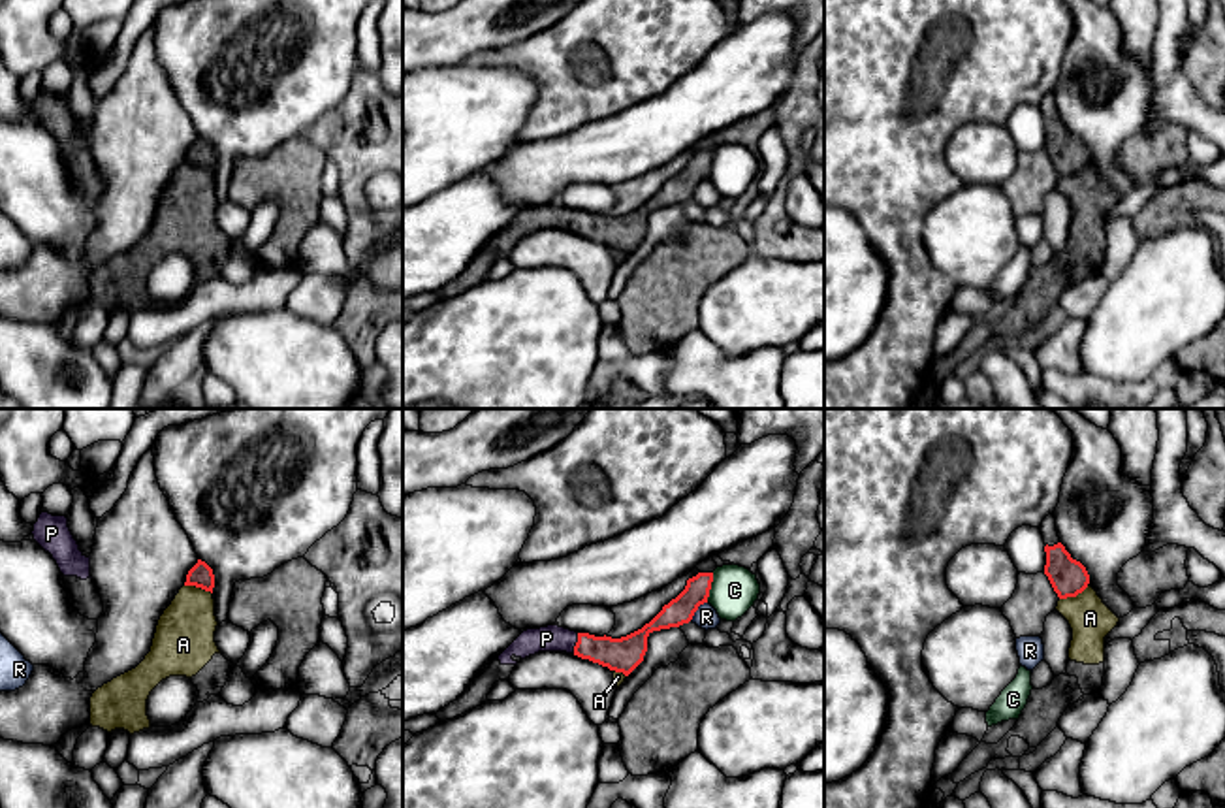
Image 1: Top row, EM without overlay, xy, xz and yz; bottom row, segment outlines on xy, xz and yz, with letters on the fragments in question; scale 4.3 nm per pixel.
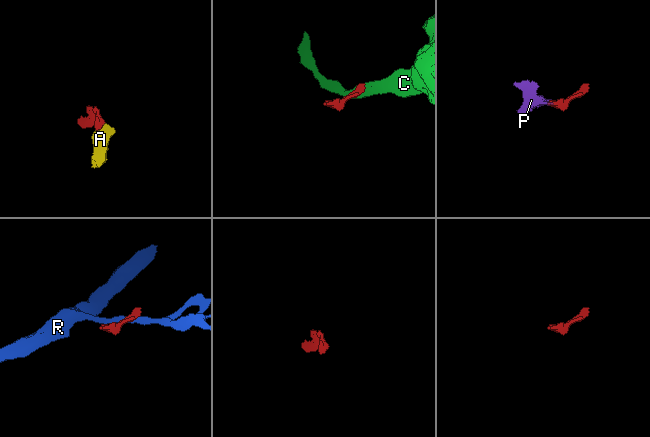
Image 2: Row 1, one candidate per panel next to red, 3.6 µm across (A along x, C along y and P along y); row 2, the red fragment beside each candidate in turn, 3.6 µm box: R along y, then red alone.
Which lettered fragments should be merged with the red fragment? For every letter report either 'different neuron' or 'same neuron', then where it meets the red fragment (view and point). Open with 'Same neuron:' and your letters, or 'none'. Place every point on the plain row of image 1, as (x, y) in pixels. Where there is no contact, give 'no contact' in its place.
Same neuron: P
A: different neuron; meets red in yz at (1073, 174)
C: different neuron; meets red in xz at (710, 166)
P: same neuron; meets red in xz at (576, 221)
R: different neuron; meets red in xz at (697, 187)

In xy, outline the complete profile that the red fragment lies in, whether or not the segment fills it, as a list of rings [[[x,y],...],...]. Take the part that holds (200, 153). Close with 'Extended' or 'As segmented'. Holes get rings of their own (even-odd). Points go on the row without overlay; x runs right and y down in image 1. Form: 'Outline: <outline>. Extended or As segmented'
Outline: [[[198,137],[198,141],[188,149],[184,164],[196,164],[213,171],[213,147],[205,139]]]. As segmented

